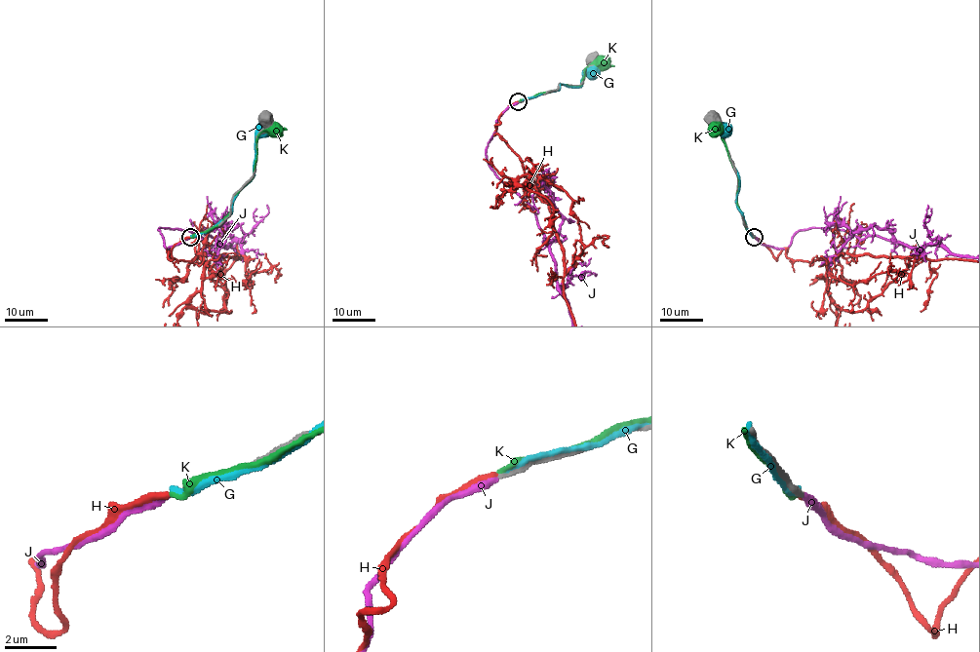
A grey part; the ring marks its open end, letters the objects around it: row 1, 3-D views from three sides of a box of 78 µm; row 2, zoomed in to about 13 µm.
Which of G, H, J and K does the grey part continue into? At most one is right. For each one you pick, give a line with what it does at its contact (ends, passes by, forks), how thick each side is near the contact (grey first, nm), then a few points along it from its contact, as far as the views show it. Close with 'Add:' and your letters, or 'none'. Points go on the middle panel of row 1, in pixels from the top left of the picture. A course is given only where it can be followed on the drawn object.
H: it ends there; 200 nm thick on the grey side, 240 nm on the other
Add: H

